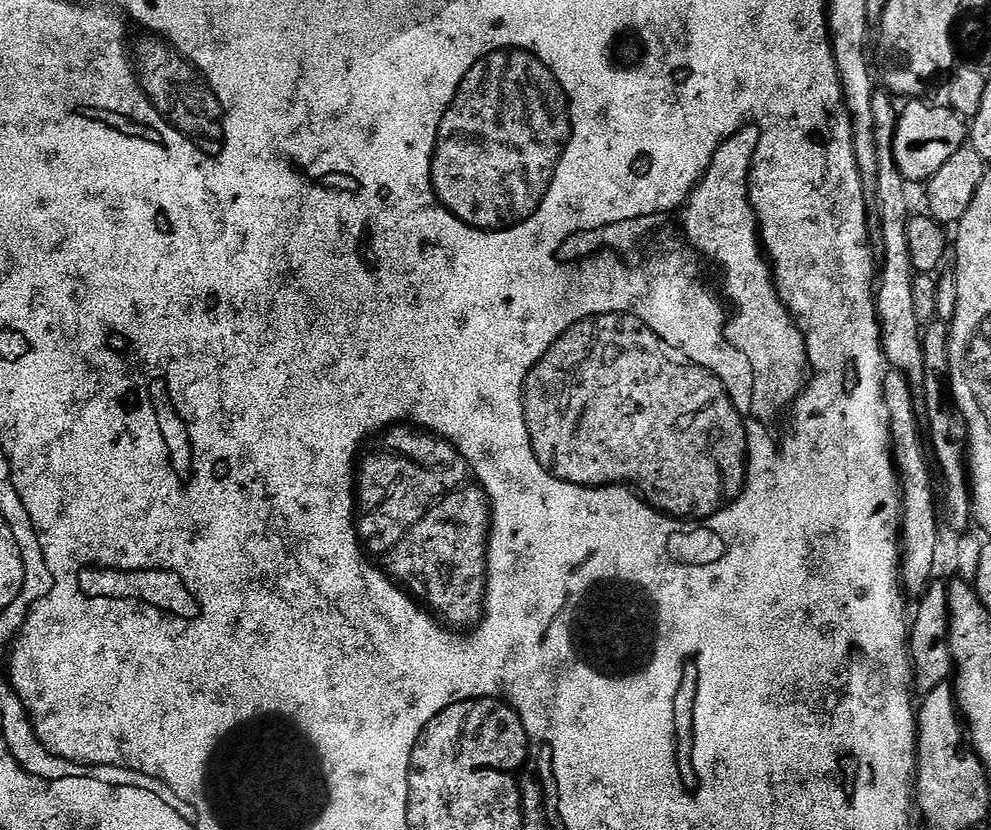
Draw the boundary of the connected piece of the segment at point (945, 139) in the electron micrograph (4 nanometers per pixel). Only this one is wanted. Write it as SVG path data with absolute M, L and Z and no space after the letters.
M920 98L913 99L899 113L894 134L893 156L896 158L897 168L905 181L931 180L946 162L959 150L965 147L970 136L970 128L965 117L959 116L947 106L935 108L932 104L923 104Z

